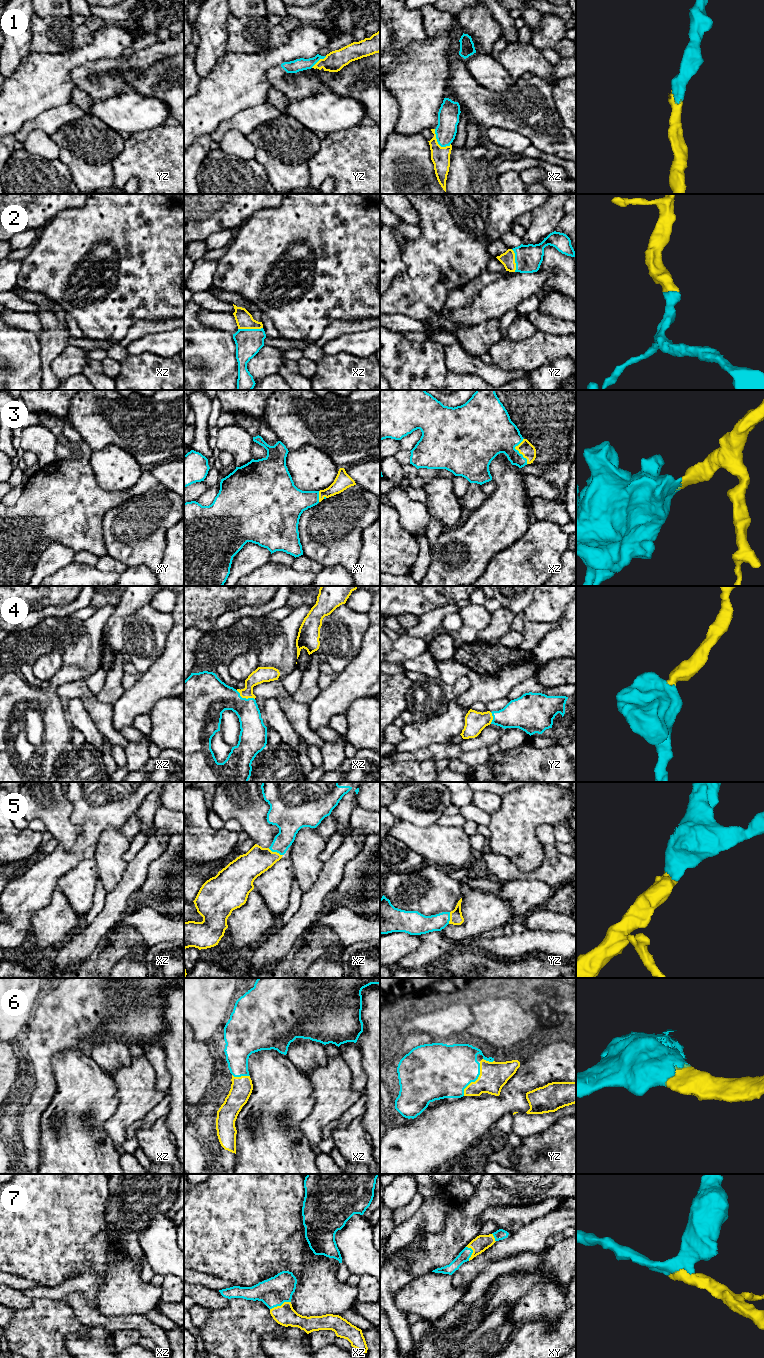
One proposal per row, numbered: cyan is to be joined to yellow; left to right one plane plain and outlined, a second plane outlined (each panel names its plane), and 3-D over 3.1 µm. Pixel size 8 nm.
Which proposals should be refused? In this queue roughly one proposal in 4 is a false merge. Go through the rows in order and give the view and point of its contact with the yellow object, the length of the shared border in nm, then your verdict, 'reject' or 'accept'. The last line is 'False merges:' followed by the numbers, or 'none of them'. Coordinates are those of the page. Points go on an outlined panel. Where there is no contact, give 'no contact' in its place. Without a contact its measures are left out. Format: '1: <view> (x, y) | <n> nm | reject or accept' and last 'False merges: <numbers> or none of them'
1: xz (437, 142) | 190 nm | accept
2: xz (250, 328) | 200 nm | accept
3: xz (518, 450) | 220 nm | accept
4: xz (245, 697) | 170 nm | accept
5: xz (275, 852) | 130 nm | accept
6: yz (476, 1080) | 300 nm | accept
7: xz (281, 1305) | 180 nm | accept
False merges: none of them

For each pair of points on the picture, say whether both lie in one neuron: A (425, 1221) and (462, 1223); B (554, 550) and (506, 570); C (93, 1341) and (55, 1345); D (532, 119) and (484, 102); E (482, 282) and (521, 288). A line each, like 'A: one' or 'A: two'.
A: two
B: one
C: two
D: one
E: two

